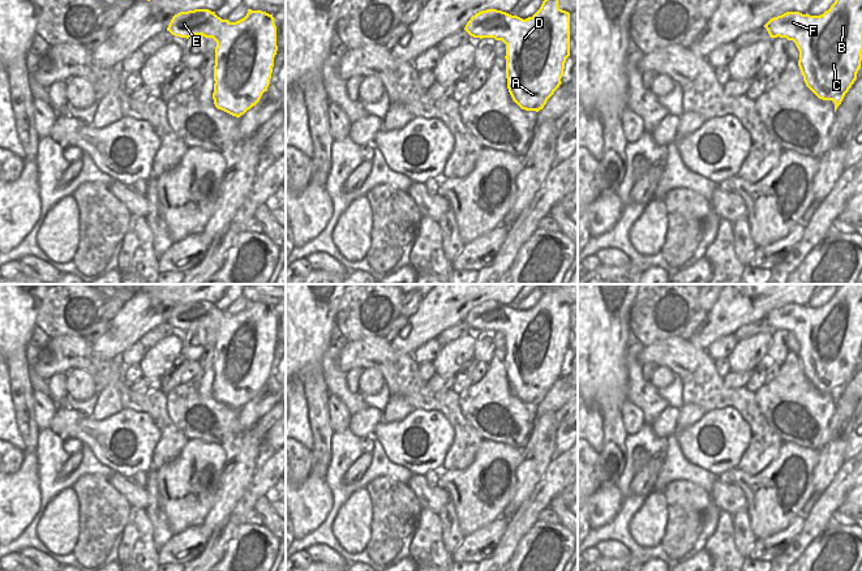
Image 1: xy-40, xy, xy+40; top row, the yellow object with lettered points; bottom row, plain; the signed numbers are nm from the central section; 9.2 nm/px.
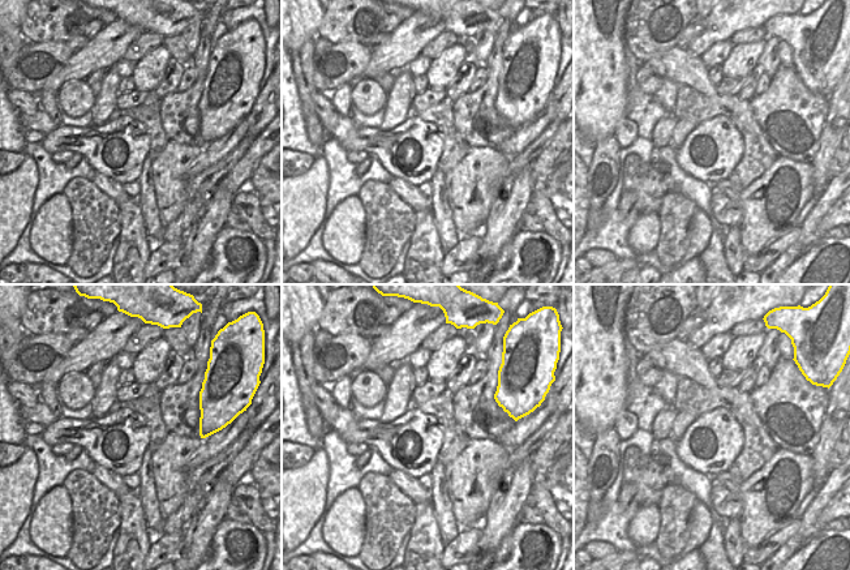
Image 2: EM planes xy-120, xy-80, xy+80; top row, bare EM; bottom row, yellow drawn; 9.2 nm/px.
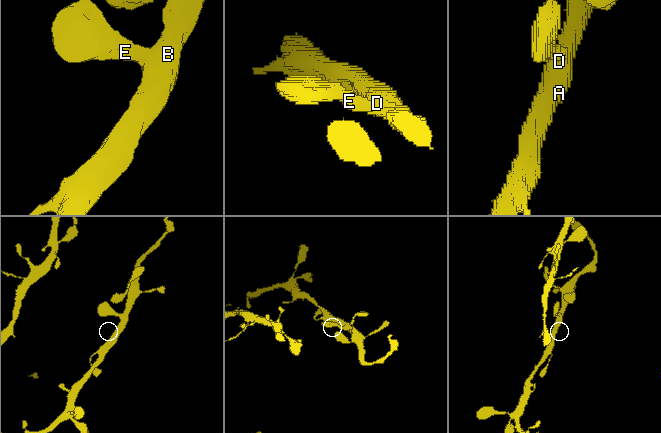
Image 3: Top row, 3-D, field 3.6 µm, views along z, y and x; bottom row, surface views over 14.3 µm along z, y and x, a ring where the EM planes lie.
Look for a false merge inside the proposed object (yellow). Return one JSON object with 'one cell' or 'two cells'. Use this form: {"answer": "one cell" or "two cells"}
{"answer": "one cell"}

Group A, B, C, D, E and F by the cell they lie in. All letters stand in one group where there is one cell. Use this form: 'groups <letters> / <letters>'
groups A B C D E F

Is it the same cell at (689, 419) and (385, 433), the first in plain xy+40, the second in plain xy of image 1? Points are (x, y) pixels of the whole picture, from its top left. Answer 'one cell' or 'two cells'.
two cells

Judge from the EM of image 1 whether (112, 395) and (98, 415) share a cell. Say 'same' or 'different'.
same

